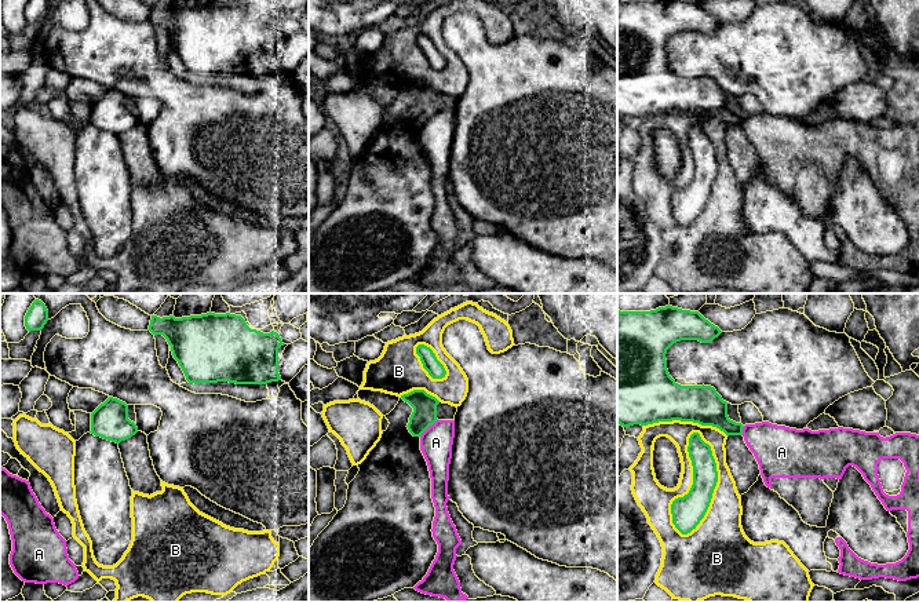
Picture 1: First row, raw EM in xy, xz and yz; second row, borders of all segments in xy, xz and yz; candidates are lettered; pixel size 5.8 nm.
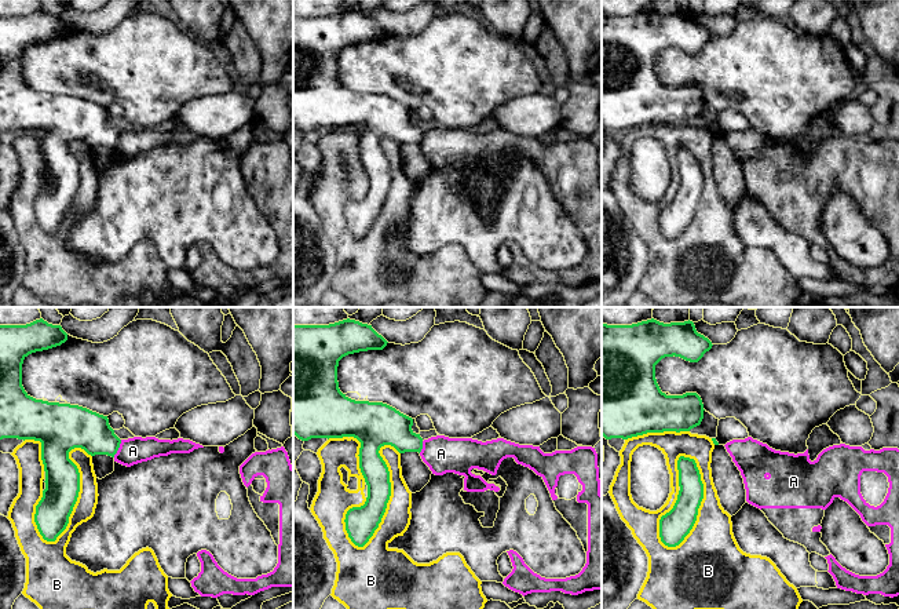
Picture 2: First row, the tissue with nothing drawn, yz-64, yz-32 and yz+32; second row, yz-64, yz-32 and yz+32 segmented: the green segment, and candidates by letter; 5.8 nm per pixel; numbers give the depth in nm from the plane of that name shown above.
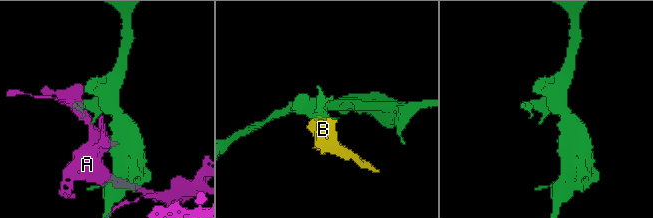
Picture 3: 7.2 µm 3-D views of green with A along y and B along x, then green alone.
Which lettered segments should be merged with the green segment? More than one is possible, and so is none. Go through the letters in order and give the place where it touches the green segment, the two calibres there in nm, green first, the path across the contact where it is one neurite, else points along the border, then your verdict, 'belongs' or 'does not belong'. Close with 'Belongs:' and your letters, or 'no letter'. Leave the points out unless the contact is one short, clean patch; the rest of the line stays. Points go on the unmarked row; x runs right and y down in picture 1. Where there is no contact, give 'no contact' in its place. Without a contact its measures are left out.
A: xz (427, 119) | 140/190 nm | along xz (437, 110), (420, 128) | does not belong
B: yz (692, 177) | 180/200 nm | does not belong
Belongs: no letter

